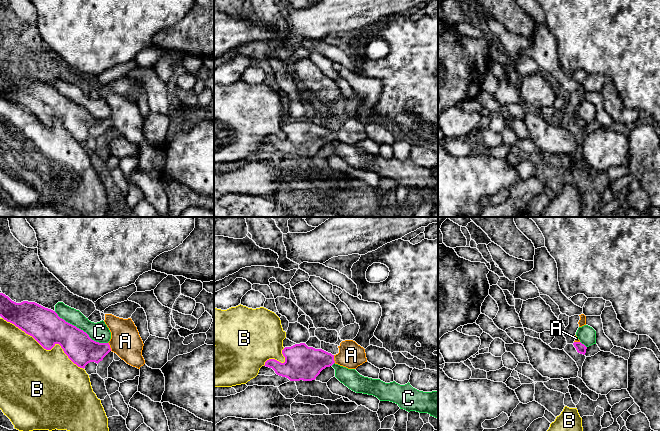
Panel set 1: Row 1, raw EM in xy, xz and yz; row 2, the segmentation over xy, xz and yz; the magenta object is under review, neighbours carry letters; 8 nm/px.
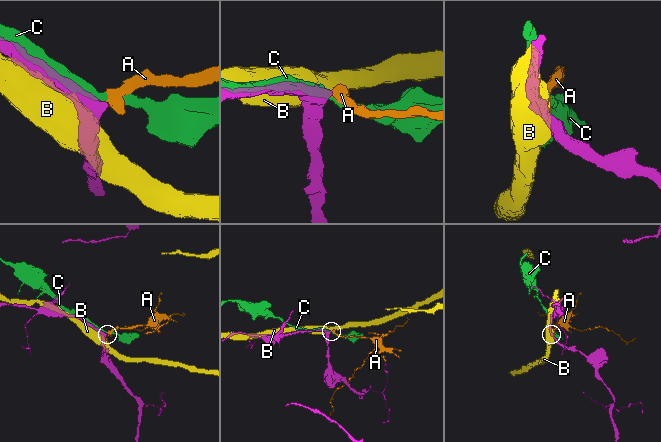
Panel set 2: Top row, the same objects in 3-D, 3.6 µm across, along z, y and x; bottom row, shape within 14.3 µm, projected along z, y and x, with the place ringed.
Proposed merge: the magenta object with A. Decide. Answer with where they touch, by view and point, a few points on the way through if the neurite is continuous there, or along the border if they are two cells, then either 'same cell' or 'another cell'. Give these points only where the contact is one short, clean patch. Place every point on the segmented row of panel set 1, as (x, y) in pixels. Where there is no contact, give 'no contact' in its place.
contact xy (109, 346); way xy (78, 346), (109, 346), (125, 341); same cell

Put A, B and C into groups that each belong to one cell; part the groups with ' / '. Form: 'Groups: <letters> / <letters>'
Groups: A / B / C

